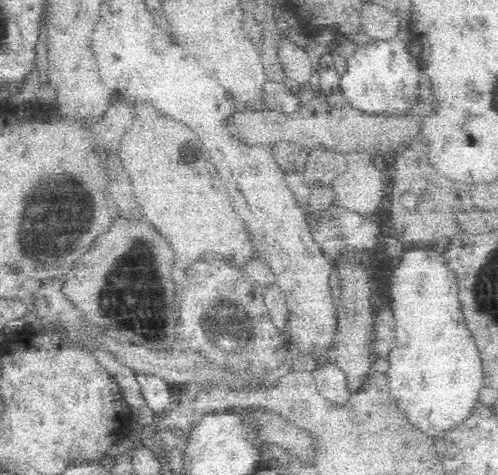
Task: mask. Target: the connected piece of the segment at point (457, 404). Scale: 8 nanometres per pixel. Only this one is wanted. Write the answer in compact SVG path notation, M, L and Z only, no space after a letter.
M414 248L402 256L400 266L392 272L390 278L390 306L394 310L396 320L396 350L390 351L390 368L388 382L390 394L410 426L424 432L426 436L444 436L444 432L452 431L458 424L468 420L472 408L476 406L480 388L482 388L482 362L476 350L476 343L464 322L464 314L460 312L458 300L458 284L454 272L450 272L440 256L440 252L432 248Z

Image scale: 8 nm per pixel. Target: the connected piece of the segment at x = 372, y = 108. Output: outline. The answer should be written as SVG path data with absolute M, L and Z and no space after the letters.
M402 20L396 38L374 40L370 44L364 44L346 59L346 74L341 78L337 93L344 98L346 105L373 115L394 115L412 109L418 100L421 100L418 98L420 66L406 48L408 38L410 38L408 20Z

